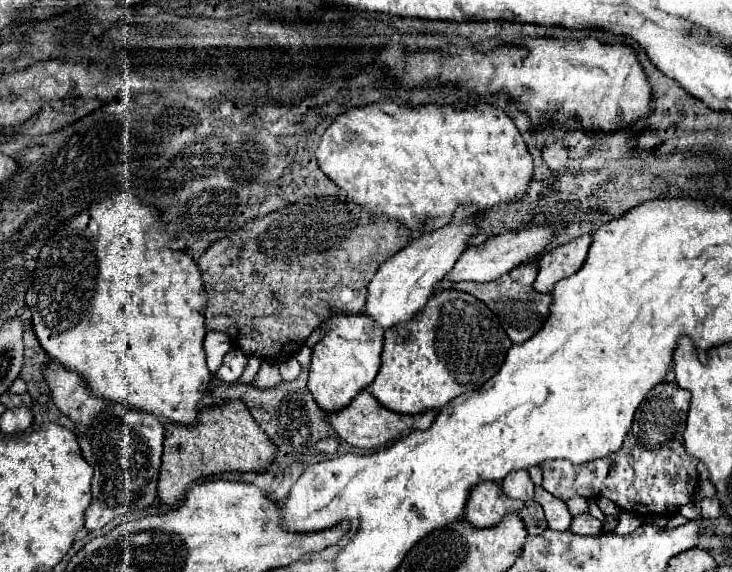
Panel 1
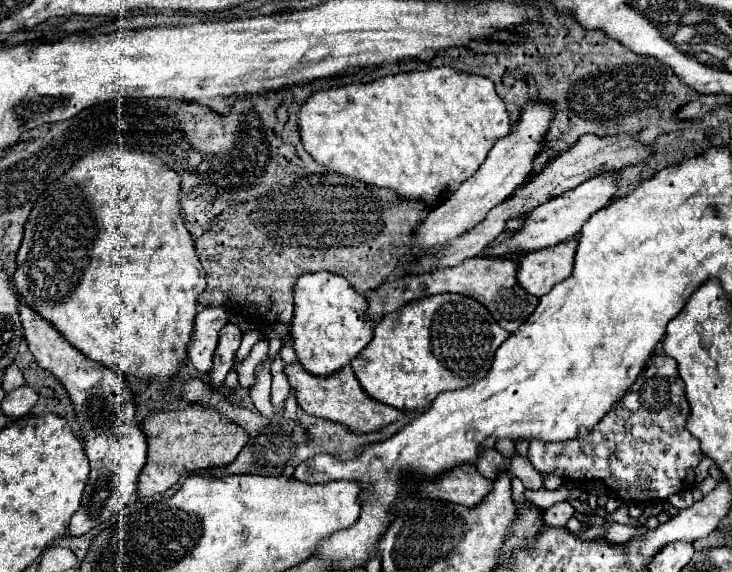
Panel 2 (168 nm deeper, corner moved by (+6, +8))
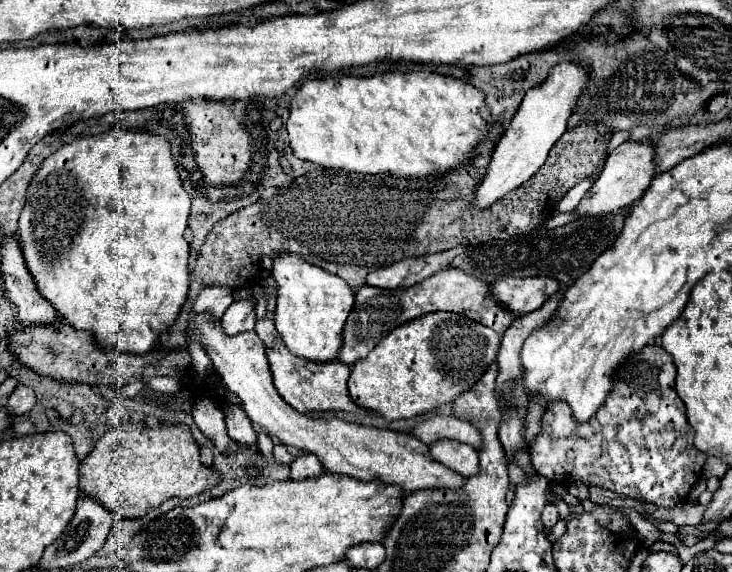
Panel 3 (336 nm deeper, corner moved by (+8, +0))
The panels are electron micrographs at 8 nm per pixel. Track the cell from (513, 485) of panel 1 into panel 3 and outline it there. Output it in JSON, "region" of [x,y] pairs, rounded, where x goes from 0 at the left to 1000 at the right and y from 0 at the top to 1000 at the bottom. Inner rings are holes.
{"region":[[[598,769],[587,780],[587,794],[617,818],[620,825],[631,832],[653,832],[656,829],[656,804],[653,787],[639,776],[623,773],[623,769]]]}

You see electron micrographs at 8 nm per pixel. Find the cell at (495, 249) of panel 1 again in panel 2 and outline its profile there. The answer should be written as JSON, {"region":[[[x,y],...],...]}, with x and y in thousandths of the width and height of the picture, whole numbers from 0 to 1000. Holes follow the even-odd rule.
{"region":[[[825,297],[822,304],[795,318],[792,325],[787,325],[787,329],[770,336],[768,343],[760,343],[751,353],[743,353],[740,360],[727,367],[721,374],[721,381],[719,381],[719,395],[713,402],[708,402],[699,420],[675,430],[669,437],[669,448],[686,448],[691,441],[702,441],[705,434],[710,434],[716,441],[740,437],[740,434],[749,434],[749,430],[757,430],[757,427],[765,427],[765,423],[773,423],[773,420],[784,416],[792,406],[795,392],[811,371],[817,371],[820,364],[825,364],[828,357],[833,357],[842,346],[842,336],[844,336],[844,308],[842,308],[842,301],[839,297]]]}

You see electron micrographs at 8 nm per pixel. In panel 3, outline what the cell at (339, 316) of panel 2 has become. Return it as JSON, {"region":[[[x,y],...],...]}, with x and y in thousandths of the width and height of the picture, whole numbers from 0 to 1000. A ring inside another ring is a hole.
{"region":[[[391,441],[374,455],[372,483],[380,493],[374,563],[391,608],[402,622],[426,633],[462,629],[467,612],[467,577],[484,535],[484,510],[478,500],[464,483],[448,479],[445,472],[415,458],[410,448]]]}

